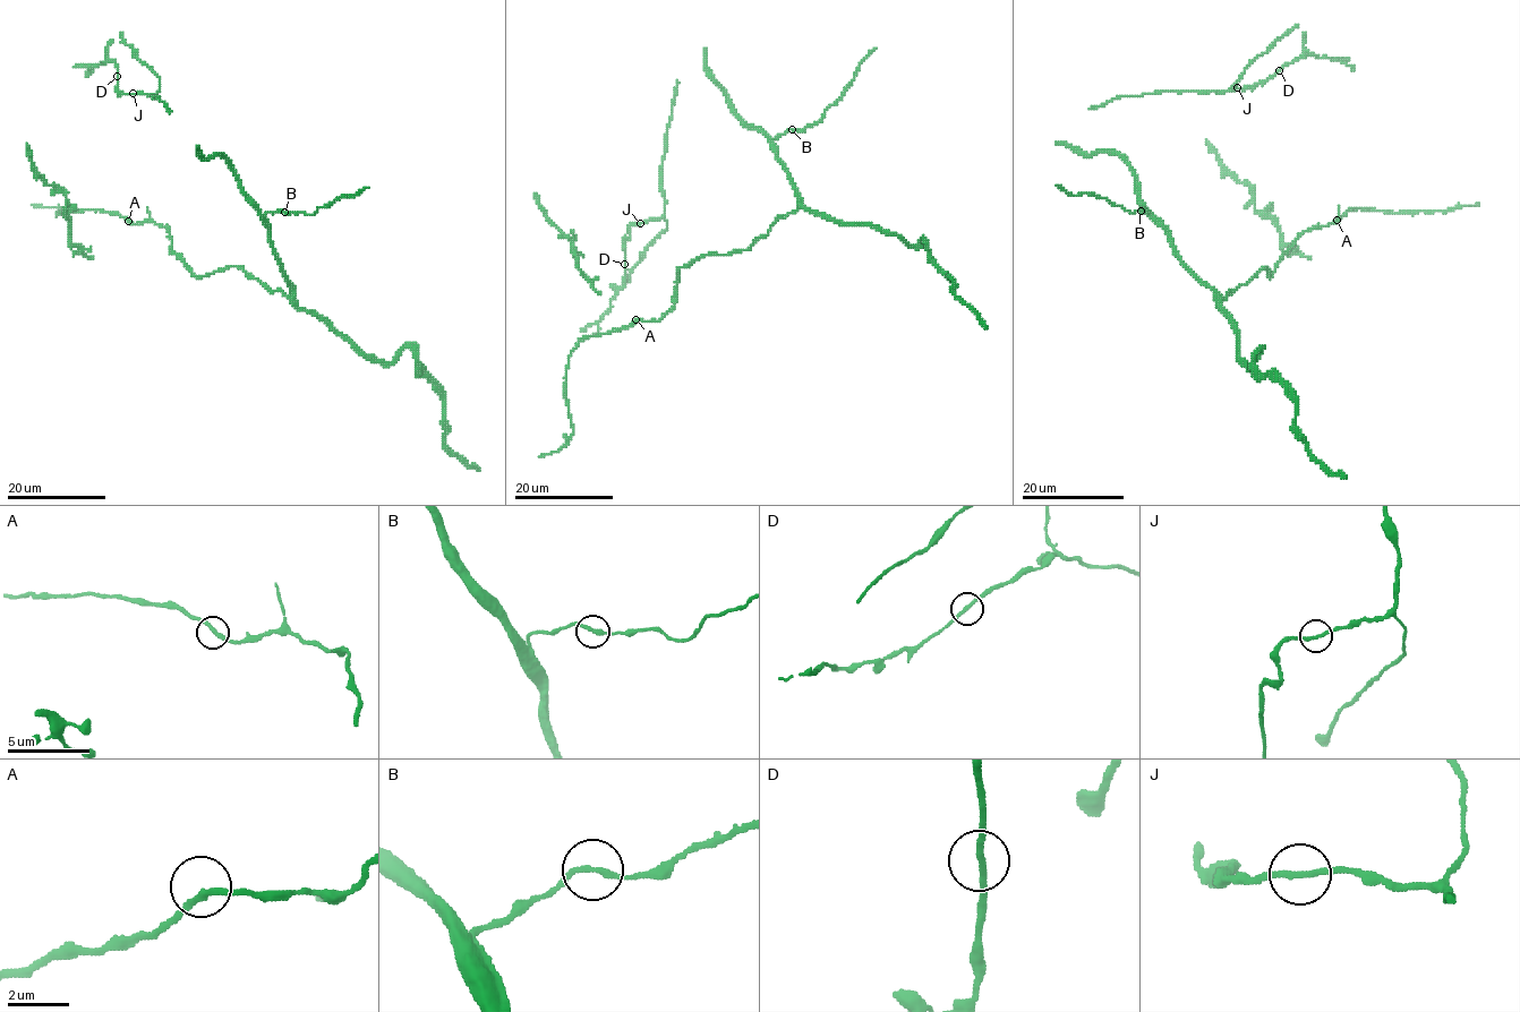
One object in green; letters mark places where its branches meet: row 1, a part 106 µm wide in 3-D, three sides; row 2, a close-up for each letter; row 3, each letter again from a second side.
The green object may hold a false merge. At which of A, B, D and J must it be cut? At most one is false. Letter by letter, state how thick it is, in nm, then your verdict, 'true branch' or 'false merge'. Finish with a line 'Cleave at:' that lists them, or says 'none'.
A: 220 nm thick; true branch
B: 200 nm thick; true branch
D: 200 nm thick; true branch
J: 200 nm thick; true branch
Cleave at: none

